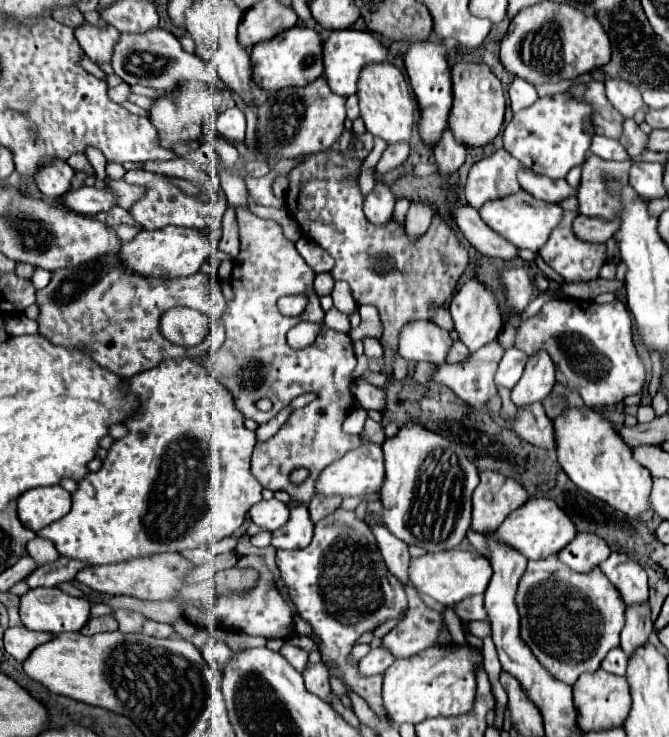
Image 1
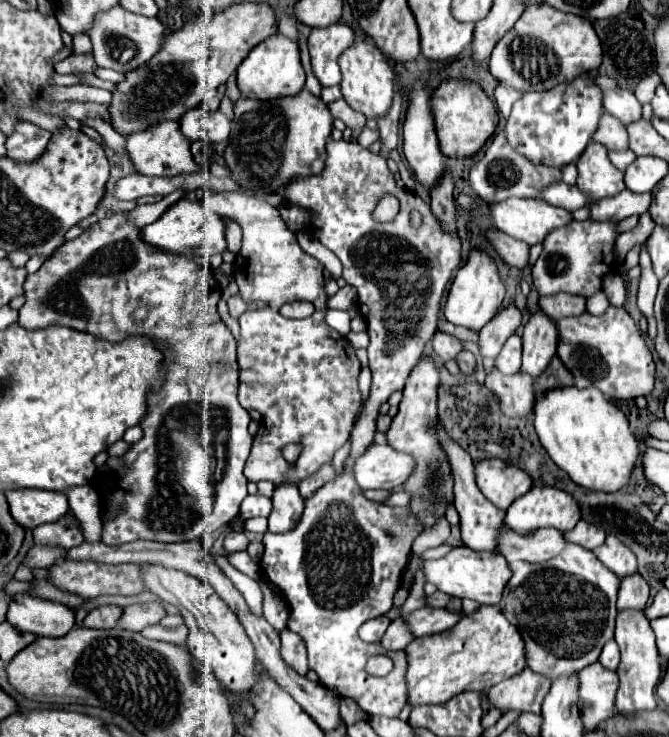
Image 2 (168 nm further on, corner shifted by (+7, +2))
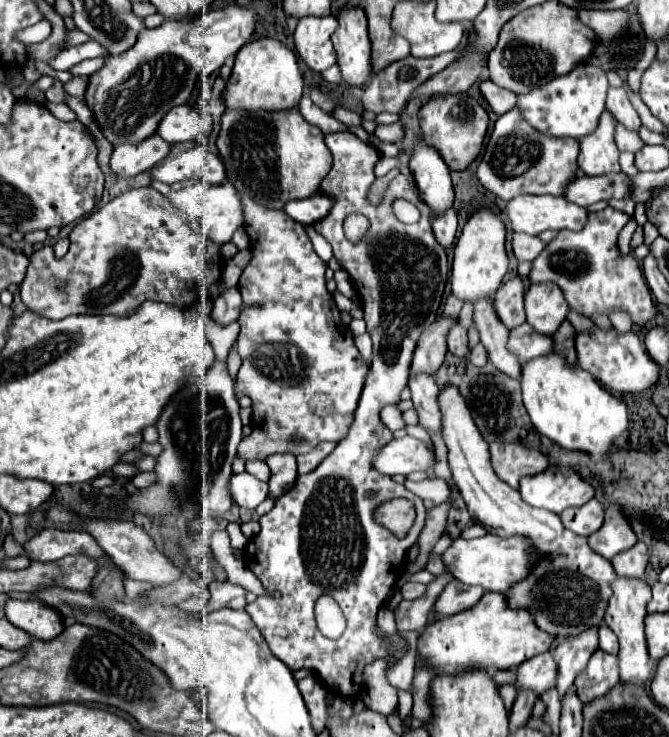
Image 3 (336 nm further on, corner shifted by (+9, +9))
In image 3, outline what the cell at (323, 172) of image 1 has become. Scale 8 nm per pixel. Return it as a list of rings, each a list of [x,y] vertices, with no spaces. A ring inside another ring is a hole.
[[[352,132],[326,134],[326,146],[330,148],[330,152],[334,156],[334,166],[328,172],[328,176],[322,180],[318,190],[324,192],[326,196],[330,196],[334,200],[334,206],[326,218],[322,218],[320,222],[314,224],[314,230],[330,242],[330,246],[334,250],[334,258],[340,262],[342,270],[346,270],[354,280],[354,286],[358,290],[358,300],[364,308],[364,320],[368,326],[368,334],[372,336],[374,356],[372,356],[370,372],[366,376],[366,384],[364,384],[364,390],[362,390],[356,414],[354,414],[354,422],[352,422],[348,434],[338,442],[334,452],[326,460],[322,460],[322,464],[314,472],[298,476],[294,488],[290,492],[286,492],[282,498],[278,498],[274,508],[260,518],[262,530],[252,540],[248,540],[248,544],[244,548],[244,564],[248,564],[248,568],[262,582],[262,586],[266,588],[266,594],[262,594],[252,604],[248,604],[246,612],[250,614],[254,624],[266,636],[270,650],[292,672],[296,672],[300,668],[308,668],[320,676],[320,680],[326,684],[326,688],[330,692],[352,698],[352,696],[358,696],[362,690],[362,668],[366,662],[372,662],[378,658],[388,658],[388,666],[394,666],[402,658],[402,652],[408,648],[408,642],[400,634],[390,634],[390,636],[378,634],[376,614],[400,578],[400,570],[406,564],[404,562],[406,550],[412,548],[412,544],[418,540],[418,536],[426,524],[426,508],[424,508],[422,500],[416,494],[408,492],[402,484],[392,482],[390,476],[378,474],[372,468],[372,456],[386,442],[392,440],[392,432],[380,420],[380,410],[386,404],[398,404],[400,392],[408,384],[408,368],[410,368],[410,360],[412,360],[412,352],[416,348],[416,342],[418,342],[420,334],[438,316],[440,300],[442,300],[446,278],[448,278],[448,258],[446,258],[446,250],[438,244],[438,240],[434,238],[434,232],[430,228],[432,210],[428,208],[428,204],[424,204],[424,200],[414,190],[414,186],[410,182],[406,182],[404,174],[398,174],[390,182],[386,204],[382,204],[380,208],[370,208],[370,204],[366,202],[366,192],[372,186],[372,182],[376,180],[374,166],[380,160],[380,154],[374,146],[364,144]],[[398,198],[404,198],[404,200],[412,202],[414,206],[418,206],[418,210],[422,212],[420,222],[402,224],[396,218],[392,204]],[[350,214],[364,214],[370,220],[368,232],[356,244],[346,238],[344,228],[342,228],[346,216],[350,216]],[[392,498],[410,499],[416,508],[416,522],[414,522],[412,530],[402,540],[372,520],[372,514],[378,508],[378,504],[392,500]],[[320,596],[334,598],[336,604],[340,606],[344,618],[346,618],[346,630],[338,640],[330,640],[318,630],[314,606],[316,606],[316,600]],[[390,646],[398,648],[400,652],[388,656]]]

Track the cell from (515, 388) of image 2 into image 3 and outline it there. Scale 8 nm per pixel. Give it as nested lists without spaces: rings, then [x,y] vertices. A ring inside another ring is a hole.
[[[484,298],[474,304],[474,316],[472,324],[480,334],[480,342],[484,344],[488,352],[488,362],[494,364],[502,374],[520,380],[522,376],[522,366],[514,354],[506,350],[506,340],[508,340],[508,330],[498,322],[492,298]]]

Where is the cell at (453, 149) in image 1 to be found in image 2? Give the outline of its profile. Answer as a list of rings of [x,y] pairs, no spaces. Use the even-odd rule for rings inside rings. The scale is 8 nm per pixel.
[[[446,169],[440,185],[436,185],[430,191],[432,215],[438,219],[442,231],[446,233],[456,233],[456,205],[454,205],[452,189],[454,189],[454,181],[450,179],[450,173]]]

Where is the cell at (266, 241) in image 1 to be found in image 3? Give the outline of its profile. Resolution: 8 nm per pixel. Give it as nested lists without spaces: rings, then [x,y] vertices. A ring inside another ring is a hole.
[[[240,194],[240,200],[242,200],[242,210],[244,210],[244,230],[246,230],[248,238],[250,238],[252,260],[244,268],[244,272],[240,276],[240,282],[238,282],[238,290],[240,290],[242,300],[244,300],[244,310],[242,310],[240,318],[238,318],[240,320],[240,334],[238,334],[236,348],[238,348],[238,354],[242,356],[242,366],[240,366],[238,376],[236,376],[236,394],[238,396],[248,396],[252,400],[252,434],[242,440],[242,448],[238,448],[238,456],[242,460],[264,460],[264,456],[270,456],[270,454],[294,454],[294,456],[298,456],[298,454],[306,454],[306,452],[314,450],[320,442],[326,442],[326,440],[338,442],[338,440],[342,440],[346,436],[346,432],[348,432],[348,428],[352,424],[354,410],[358,406],[358,398],[360,398],[360,392],[362,392],[362,386],[364,386],[364,378],[366,378],[370,366],[362,360],[358,348],[354,346],[354,336],[352,336],[350,328],[340,322],[340,310],[334,304],[334,298],[330,296],[330,292],[326,290],[326,278],[324,278],[326,264],[314,252],[312,242],[310,242],[304,226],[294,222],[292,218],[288,218],[282,210],[262,208],[262,204],[250,200],[250,196],[246,196],[246,194]],[[324,308],[326,308],[326,314],[324,314]],[[272,326],[276,326],[276,330]],[[274,342],[276,342],[276,378],[274,378],[274,354],[272,354]],[[292,436],[300,436],[302,444],[292,442]]]

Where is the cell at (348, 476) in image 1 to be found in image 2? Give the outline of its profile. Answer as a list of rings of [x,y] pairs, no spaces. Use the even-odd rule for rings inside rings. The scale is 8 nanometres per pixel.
[[[372,445],[354,463],[354,477],[362,489],[396,489],[412,473],[416,461],[408,453],[394,451],[390,445]]]

